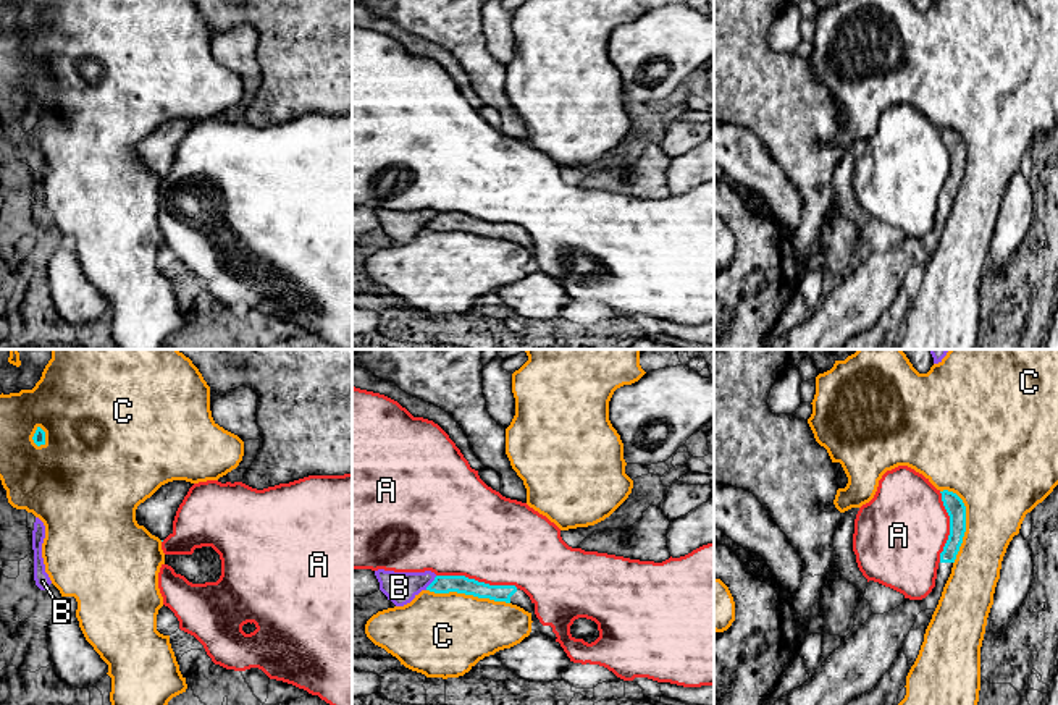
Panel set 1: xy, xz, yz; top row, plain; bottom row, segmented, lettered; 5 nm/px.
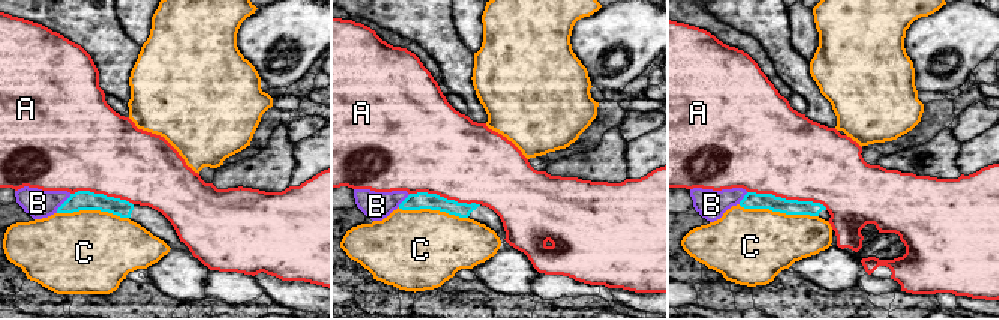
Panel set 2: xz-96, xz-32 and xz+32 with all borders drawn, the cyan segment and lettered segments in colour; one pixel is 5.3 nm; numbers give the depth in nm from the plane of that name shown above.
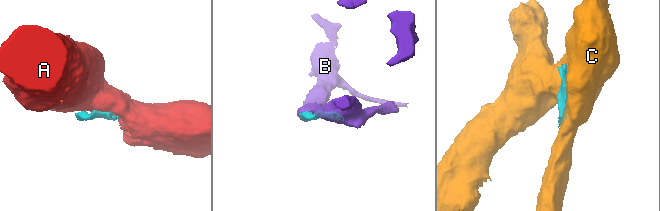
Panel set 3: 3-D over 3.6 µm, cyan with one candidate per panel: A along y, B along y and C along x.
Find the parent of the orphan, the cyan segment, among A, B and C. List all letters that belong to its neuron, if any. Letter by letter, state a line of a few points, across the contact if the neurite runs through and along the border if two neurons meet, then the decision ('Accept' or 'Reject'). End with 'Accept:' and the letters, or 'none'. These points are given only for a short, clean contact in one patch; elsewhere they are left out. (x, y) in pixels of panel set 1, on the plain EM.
A: Reject
B: Reject
C: Reject
Accept: none

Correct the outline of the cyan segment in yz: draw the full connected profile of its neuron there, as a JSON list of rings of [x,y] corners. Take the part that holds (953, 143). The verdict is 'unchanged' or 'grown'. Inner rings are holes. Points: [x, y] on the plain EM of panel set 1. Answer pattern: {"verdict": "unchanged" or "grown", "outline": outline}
{"verdict": "grown", "outline": [[[948,128],[940,131],[950,154],[950,173],[940,191],[932,230],[922,238],[906,236],[888,251],[872,251],[863,264],[854,264],[816,310],[788,331],[785,349],[843,349],[890,307],[917,252],[937,246],[966,170],[963,137]]]}

